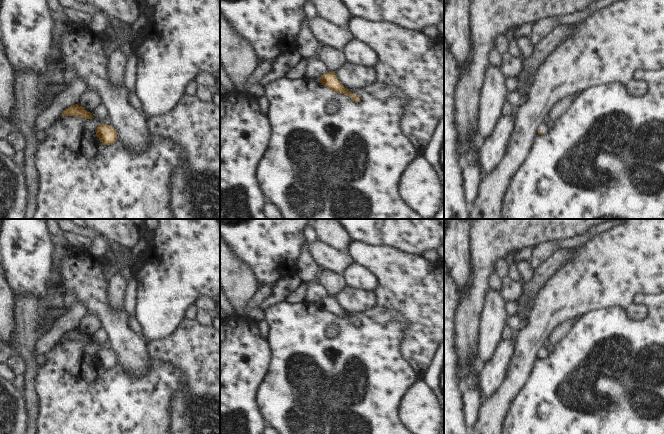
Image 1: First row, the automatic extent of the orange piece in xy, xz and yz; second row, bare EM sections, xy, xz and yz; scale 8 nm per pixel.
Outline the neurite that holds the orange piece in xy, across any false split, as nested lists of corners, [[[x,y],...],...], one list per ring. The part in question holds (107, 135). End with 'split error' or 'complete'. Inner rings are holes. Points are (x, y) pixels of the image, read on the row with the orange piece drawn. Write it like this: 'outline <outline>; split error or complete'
outline [[[98,125],[96,136],[103,145],[110,145],[117,141],[116,129],[112,125]]]; complete

